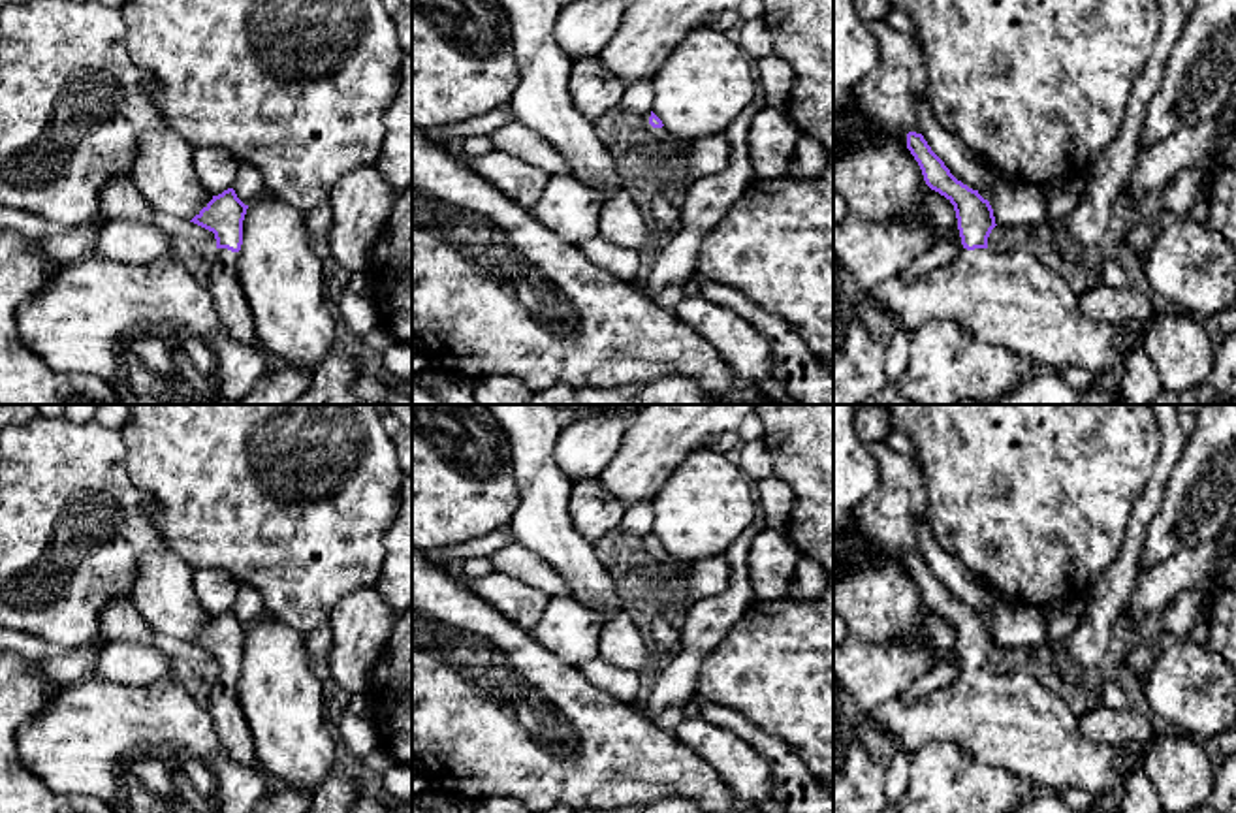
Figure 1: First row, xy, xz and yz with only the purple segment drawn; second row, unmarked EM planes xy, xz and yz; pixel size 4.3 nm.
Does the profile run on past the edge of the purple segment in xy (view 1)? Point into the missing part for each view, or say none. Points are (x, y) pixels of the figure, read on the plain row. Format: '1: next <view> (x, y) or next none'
1: next xy (221, 689)

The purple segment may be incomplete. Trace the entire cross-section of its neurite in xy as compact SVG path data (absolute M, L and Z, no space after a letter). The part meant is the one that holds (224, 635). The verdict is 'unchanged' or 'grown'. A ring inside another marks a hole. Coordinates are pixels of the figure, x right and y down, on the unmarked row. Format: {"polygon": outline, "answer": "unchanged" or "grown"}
{"polygon": "M233 610L224 612L190 642L214 655L216 670L203 683L205 708L220 745L237 764L256 764L256 747L237 700L237 681L243 666L245 627Z", "answer": "grown"}

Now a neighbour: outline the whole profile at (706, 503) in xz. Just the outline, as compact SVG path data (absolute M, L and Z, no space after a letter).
M717 450L689 452L653 497L653 534L668 561L721 557L760 516L754 484Z

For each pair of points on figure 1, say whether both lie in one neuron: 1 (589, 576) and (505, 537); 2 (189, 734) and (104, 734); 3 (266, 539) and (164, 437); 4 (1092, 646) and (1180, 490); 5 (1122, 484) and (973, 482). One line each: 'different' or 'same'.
1: different
2: same
3: same
4: different
5: same

